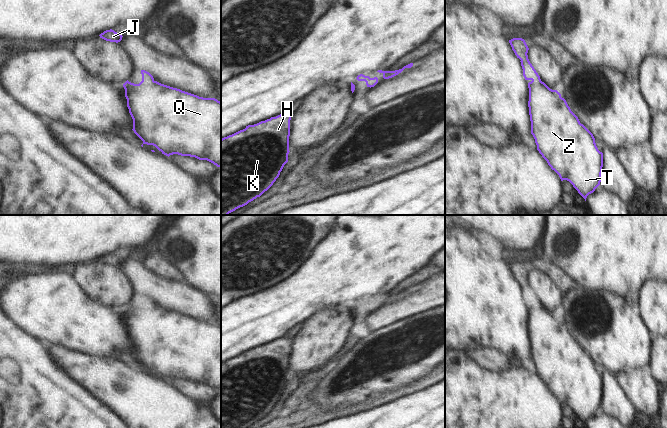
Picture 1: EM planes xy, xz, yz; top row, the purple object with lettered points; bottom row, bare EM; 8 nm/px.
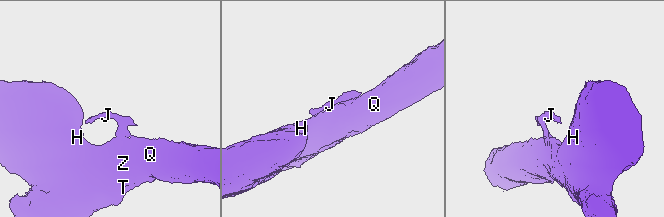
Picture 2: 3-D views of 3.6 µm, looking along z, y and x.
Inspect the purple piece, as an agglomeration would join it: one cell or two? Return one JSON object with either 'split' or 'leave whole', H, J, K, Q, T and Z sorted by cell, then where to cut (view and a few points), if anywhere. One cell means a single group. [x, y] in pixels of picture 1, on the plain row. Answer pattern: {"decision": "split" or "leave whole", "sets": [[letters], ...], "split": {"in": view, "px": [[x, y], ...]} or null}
{"decision": "leave whole", "sets": [["H", "J", "K", "Q", "T", "Z"]], "split": null}

